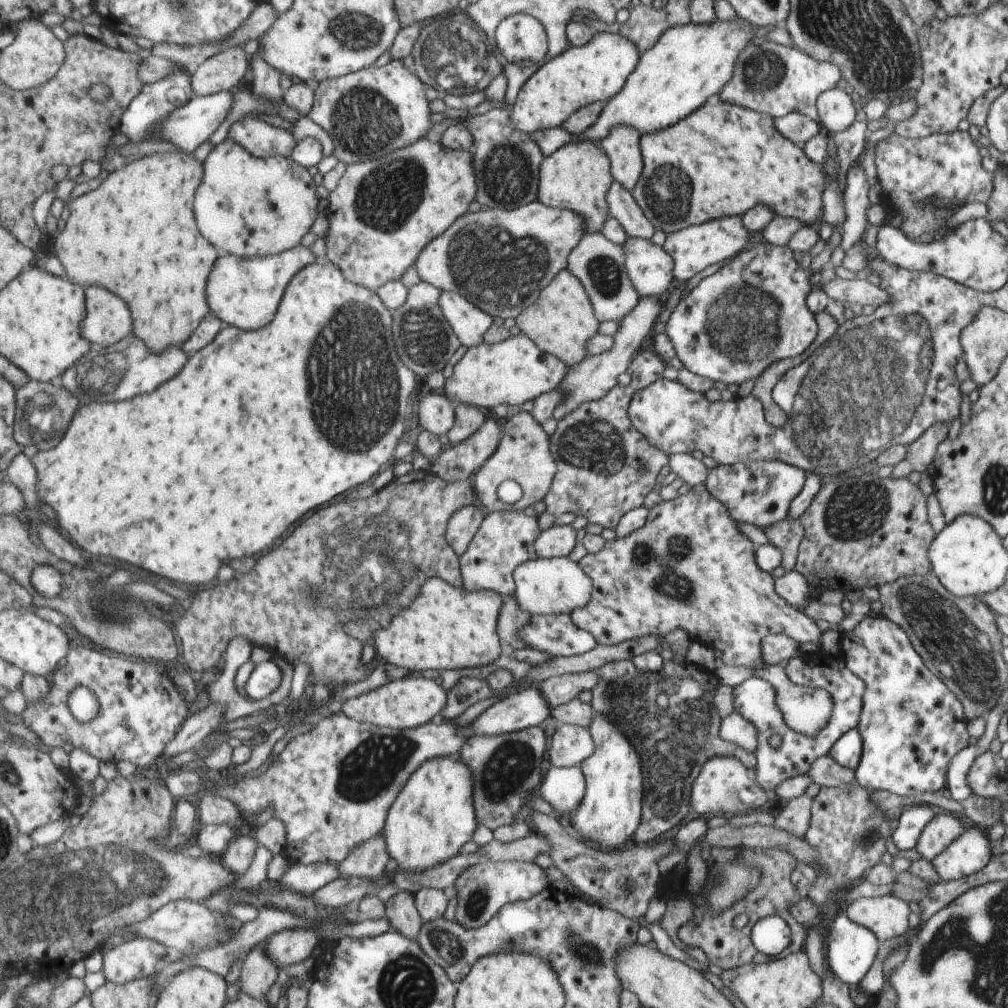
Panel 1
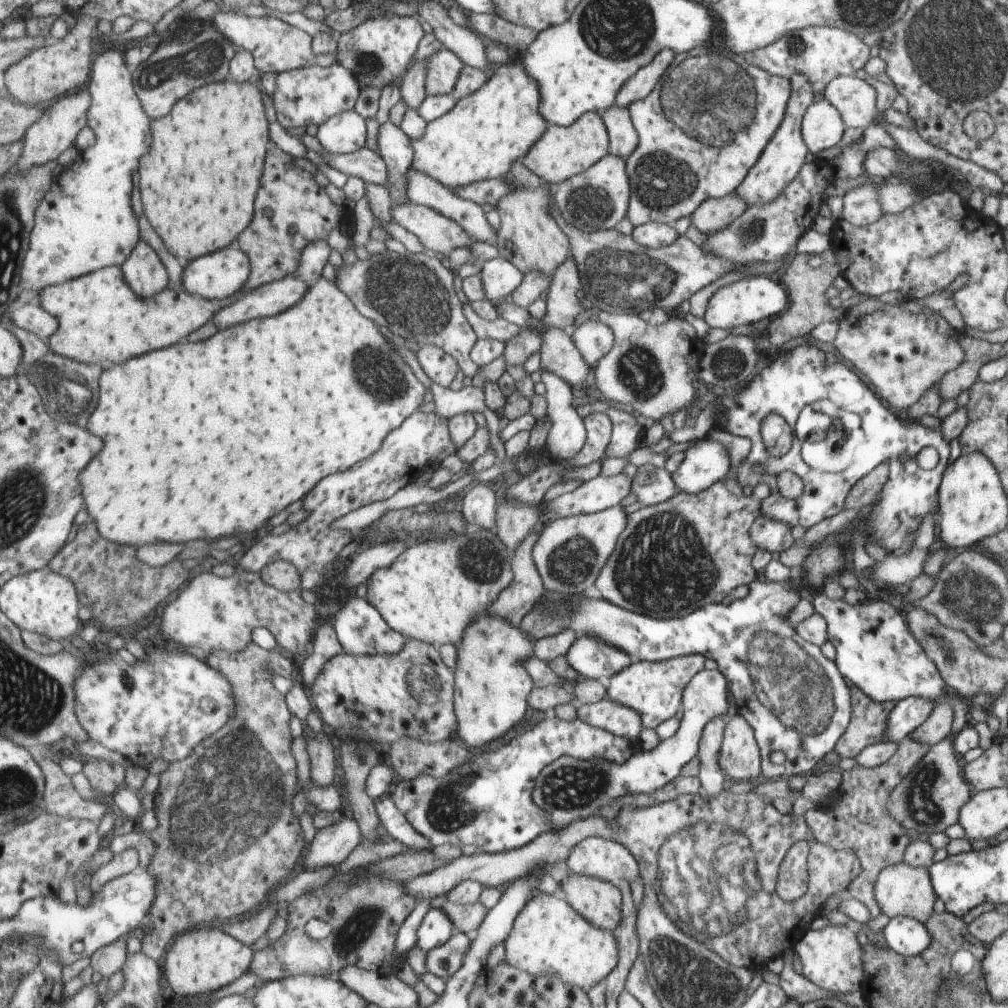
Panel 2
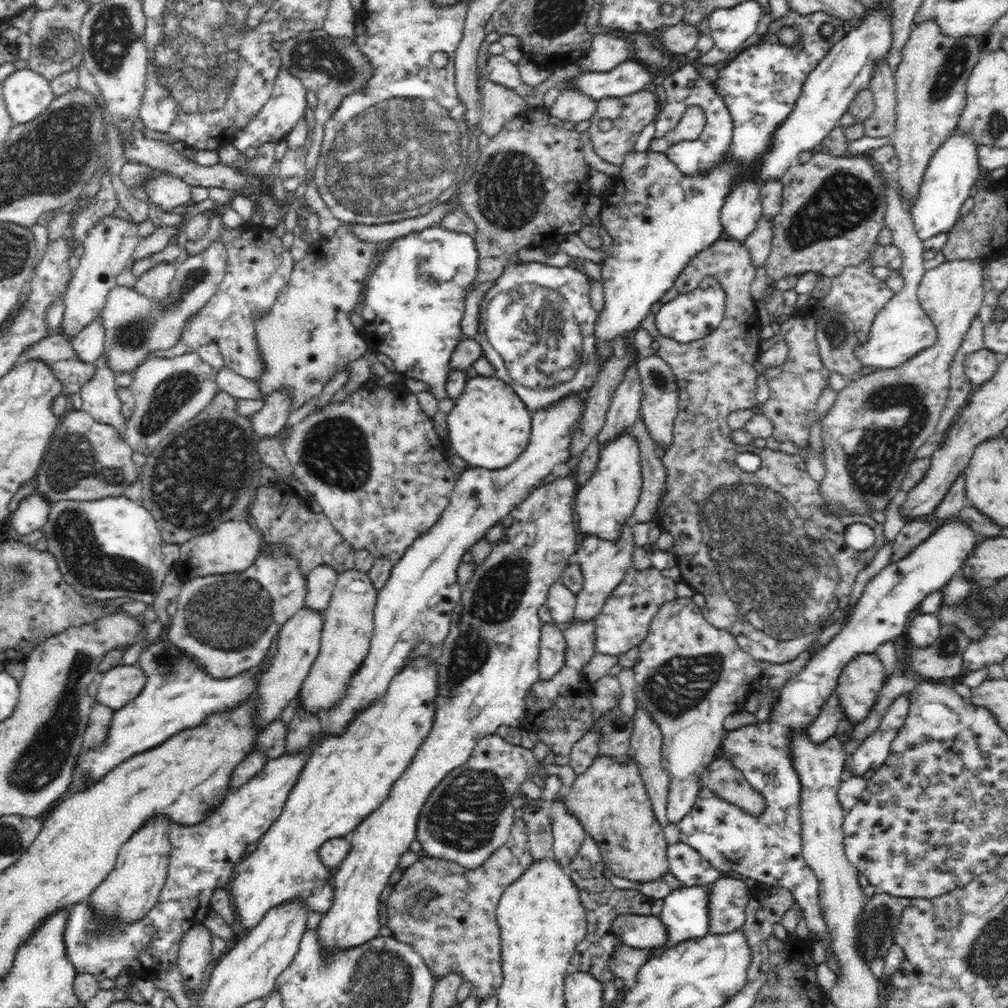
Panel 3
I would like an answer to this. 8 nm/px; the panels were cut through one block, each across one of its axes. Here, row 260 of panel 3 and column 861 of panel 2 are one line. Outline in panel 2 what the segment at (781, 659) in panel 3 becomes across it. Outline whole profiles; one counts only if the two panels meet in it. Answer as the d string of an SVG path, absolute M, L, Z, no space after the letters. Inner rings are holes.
M850 684L853 716L844 735L838 739L836 752L840 758L855 758L871 744L886 740L889 714L896 702L874 702L861 688Z

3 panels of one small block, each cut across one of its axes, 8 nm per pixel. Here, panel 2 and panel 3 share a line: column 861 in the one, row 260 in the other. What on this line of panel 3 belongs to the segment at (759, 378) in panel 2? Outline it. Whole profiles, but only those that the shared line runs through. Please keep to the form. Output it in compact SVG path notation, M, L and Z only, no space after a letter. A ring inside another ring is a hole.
M438 225L393 239L388 250L382 252L380 262L374 266L372 274L367 276L362 310L358 310L364 320L360 330L362 336L366 336L364 340L374 340L376 344L374 348L392 360L396 372L402 378L414 378L414 380L428 384L429 392L436 400L448 399L448 393L446 393L448 374L454 371L451 366L452 352L463 339L460 322L464 316L464 308L466 308L464 305L466 296L478 286L476 274L478 274L478 247L474 243L473 235L444 229ZM432 241L442 243L441 255L448 263L456 267L456 276L452 280L447 280L447 282L435 280L431 274L417 272L418 262L431 257L431 255L425 256L424 251L426 244L431 244Z

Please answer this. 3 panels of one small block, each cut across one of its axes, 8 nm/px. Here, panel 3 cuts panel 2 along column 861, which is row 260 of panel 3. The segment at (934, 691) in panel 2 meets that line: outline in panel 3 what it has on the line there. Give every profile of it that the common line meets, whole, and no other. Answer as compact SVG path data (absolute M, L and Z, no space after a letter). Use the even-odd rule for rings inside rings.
M650 148L646 150L645 152L635 152L631 151L626 158L624 158L622 164L620 165L620 172L618 172L618 175L614 177L615 184L613 186L613 189L610 192L606 192L603 196L601 196L601 202L603 205L601 206L601 211L600 211L600 224L603 225L604 229L610 236L612 237L612 244L607 252L607 256L604 258L603 262L606 262L604 264L603 262L601 263L602 265L602 278L604 278L604 310L602 312L599 312L597 319L596 319L596 324L593 326L593 336L598 336L600 340L598 342L595 342L595 358L598 358L598 362L600 364L604 364L604 362L607 362L610 360L610 358L613 356L612 355L612 344L614 344L614 340L616 340L616 336L627 336L630 338L630 336L634 333L634 328L640 328L641 322L644 320L644 317L649 313L649 310L651 309L651 306L654 303L657 303L660 299L661 296L666 294L672 286L674 286L674 280L676 280L676 277L684 270L684 267L688 264L689 260L691 258L694 258L695 254L698 254L701 250L704 250L707 246L710 246L713 242L716 242L722 234L723 226L721 223L721 208L724 206L725 203L725 198L728 196L728 193L731 191L731 184L733 180L735 179L735 174L736 174L736 166L732 166L731 160L729 160L730 155L728 158L724 158L724 161L728 161L728 170L724 170L724 174L716 174L716 178L712 178L712 182L680 182L680 174L676 174L676 166L672 166L672 162L669 161L668 157L666 157L665 153L652 153L650 151Z

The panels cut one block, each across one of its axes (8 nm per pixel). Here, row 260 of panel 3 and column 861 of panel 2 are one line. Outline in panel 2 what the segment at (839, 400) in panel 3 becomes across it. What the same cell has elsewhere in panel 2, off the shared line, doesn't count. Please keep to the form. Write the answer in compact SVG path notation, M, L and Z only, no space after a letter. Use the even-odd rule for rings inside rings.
M828 925L821 930L809 930L793 950L803 963L803 976L821 989L840 995L850 995L860 990L862 970L862 946L856 934L847 925Z

